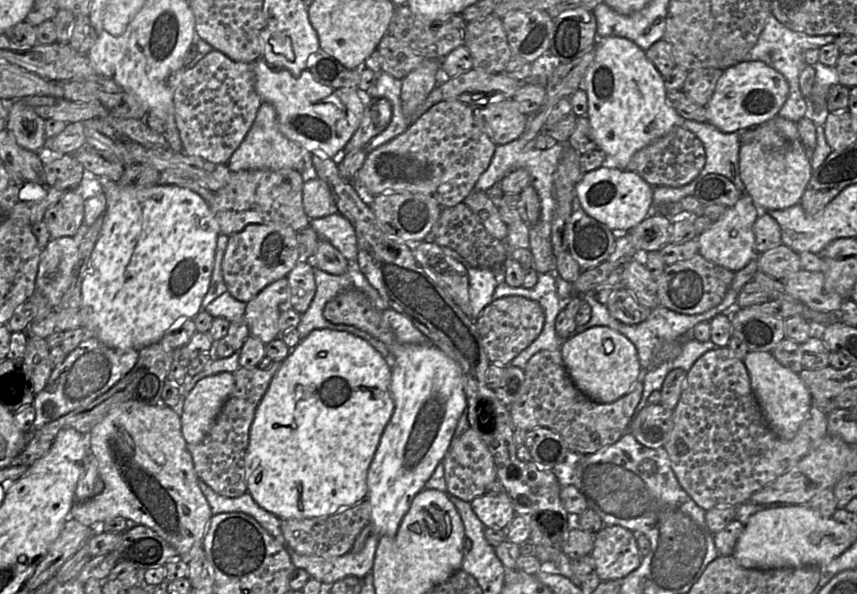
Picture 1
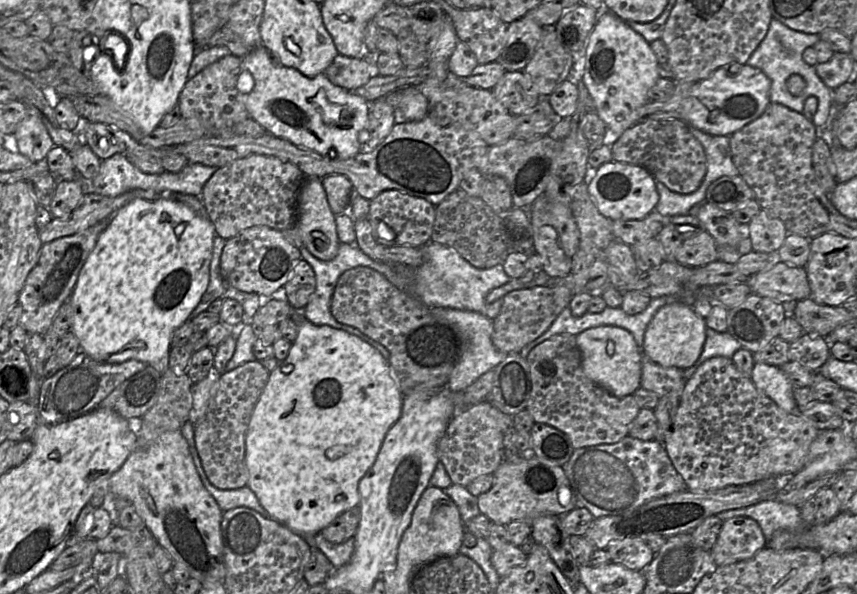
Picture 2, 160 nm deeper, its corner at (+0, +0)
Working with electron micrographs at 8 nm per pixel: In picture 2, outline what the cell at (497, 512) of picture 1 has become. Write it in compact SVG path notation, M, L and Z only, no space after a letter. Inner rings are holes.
M520 454L518 461L502 460L493 473L492 487L487 492L477 496L477 504L480 513L488 517L491 522L506 526L515 520L528 520L530 522L542 515L563 515L576 508L576 496L562 466L543 461L536 456L524 458Z

